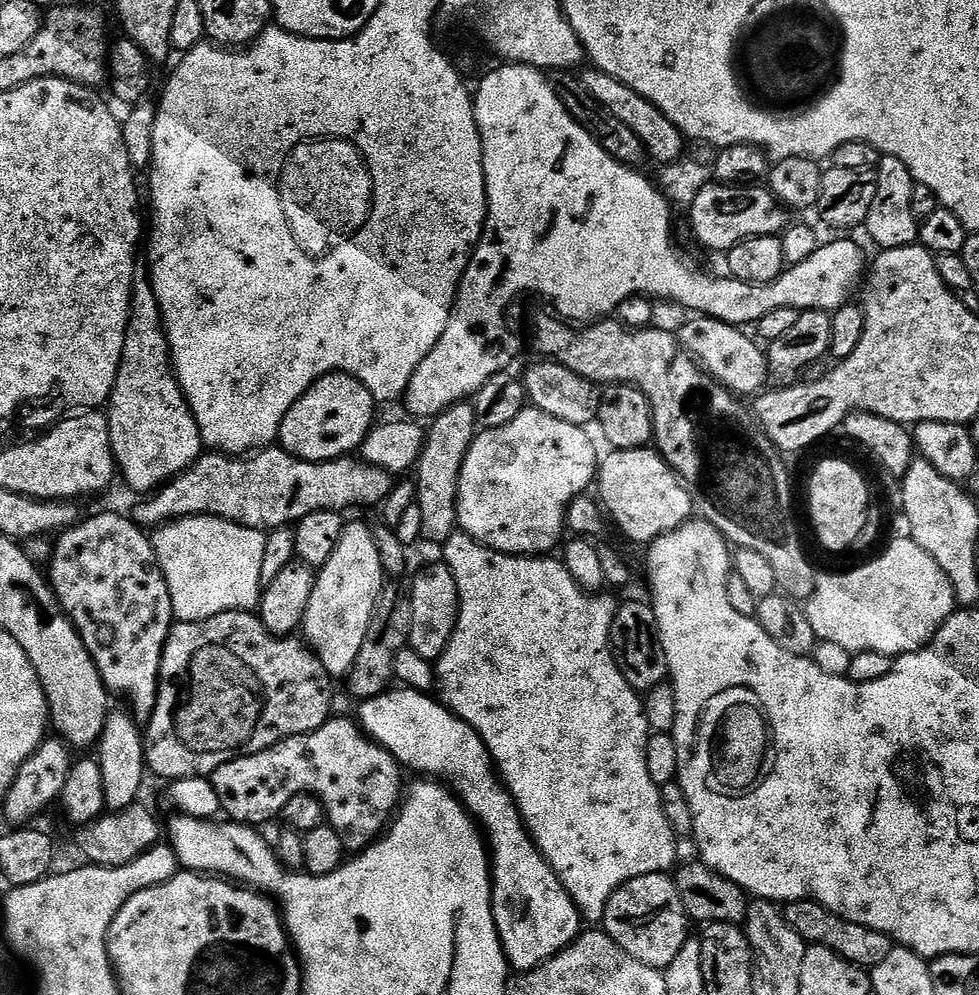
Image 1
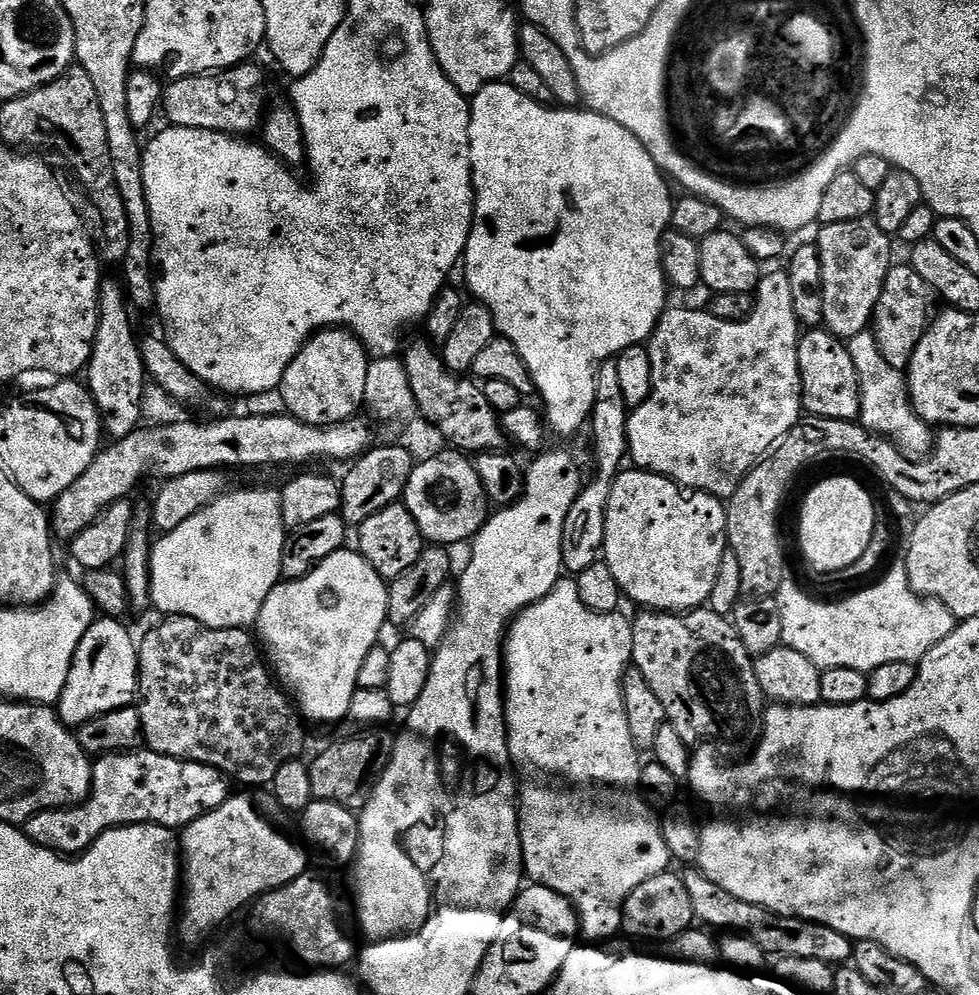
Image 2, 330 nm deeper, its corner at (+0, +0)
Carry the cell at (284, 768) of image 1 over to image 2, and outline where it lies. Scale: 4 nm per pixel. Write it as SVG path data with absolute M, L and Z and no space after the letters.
M147 750L115 752L93 763L92 792L82 804L39 812L25 822L22 830L40 848L75 858L111 828L157 824L183 830L228 800L228 784L229 777L223 772L193 760L179 760Z

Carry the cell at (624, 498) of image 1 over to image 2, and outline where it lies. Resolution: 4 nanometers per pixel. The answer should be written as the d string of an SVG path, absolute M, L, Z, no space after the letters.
M639 470L621 471L612 483L610 498L606 506L606 530L604 531L604 547L602 559L610 566L614 578L618 581L621 593L628 596L634 603L640 604L641 609L655 610L658 612L690 612L694 608L707 605L710 594L714 590L714 578L718 578L718 566L722 566L722 558L729 551L728 546L728 509L725 501L718 496L712 496L708 492L697 492L690 488L681 488L668 476L660 476L657 472L641 472Z

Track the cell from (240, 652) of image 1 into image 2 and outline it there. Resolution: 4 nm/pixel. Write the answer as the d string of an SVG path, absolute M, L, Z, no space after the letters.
M185 616L161 621L138 644L138 707L147 751L217 768L240 786L271 785L274 774L301 755L305 725L293 701L274 679L253 633L247 628L211 628Z

